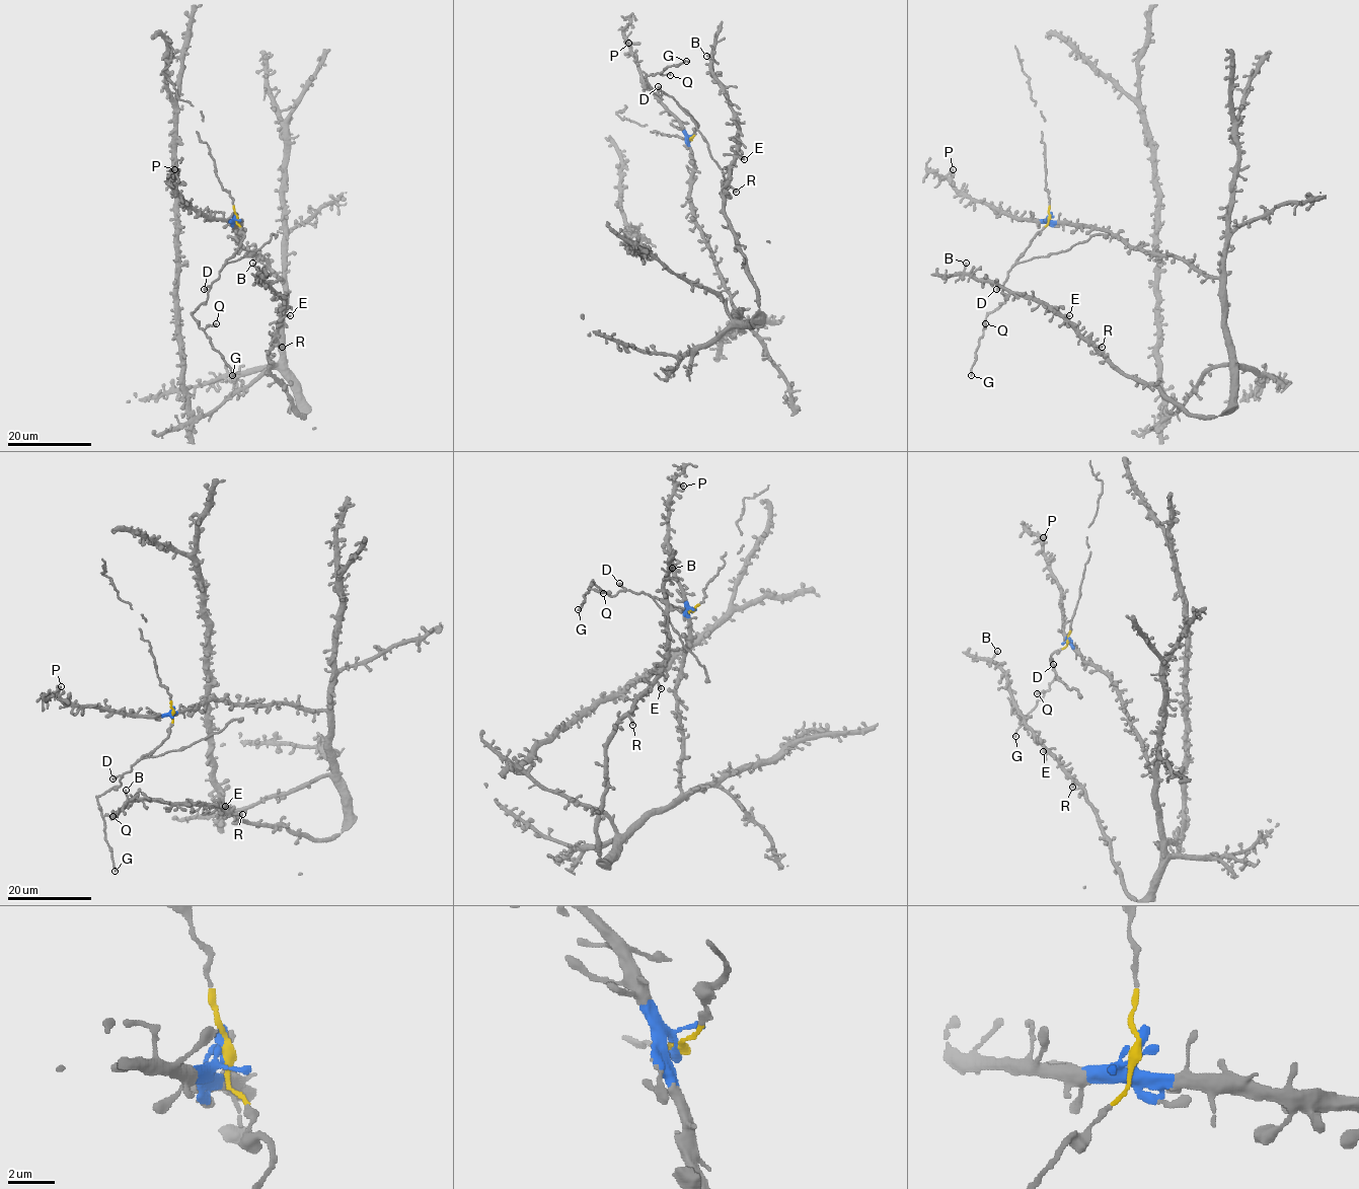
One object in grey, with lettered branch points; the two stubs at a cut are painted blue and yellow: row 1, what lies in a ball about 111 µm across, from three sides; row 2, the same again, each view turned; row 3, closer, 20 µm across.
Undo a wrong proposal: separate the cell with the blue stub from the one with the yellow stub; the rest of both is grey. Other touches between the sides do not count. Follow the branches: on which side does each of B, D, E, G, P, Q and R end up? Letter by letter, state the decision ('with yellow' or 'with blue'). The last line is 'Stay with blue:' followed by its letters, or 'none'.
B: with blue
D: with yellow
E: with blue
G: with yellow
P: with blue
Q: with yellow
R: with blue
Stay with blue: B, E, P, R

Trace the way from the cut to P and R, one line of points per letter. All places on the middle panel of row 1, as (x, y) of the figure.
P: (690, 139), (681, 123), (644, 81), (636, 56), (625, 41), (628, 43)
R: (690, 139), (692, 215), (737, 319), (754, 321), (759, 292), (725, 213), (723, 191), (729, 186), (736, 192)

